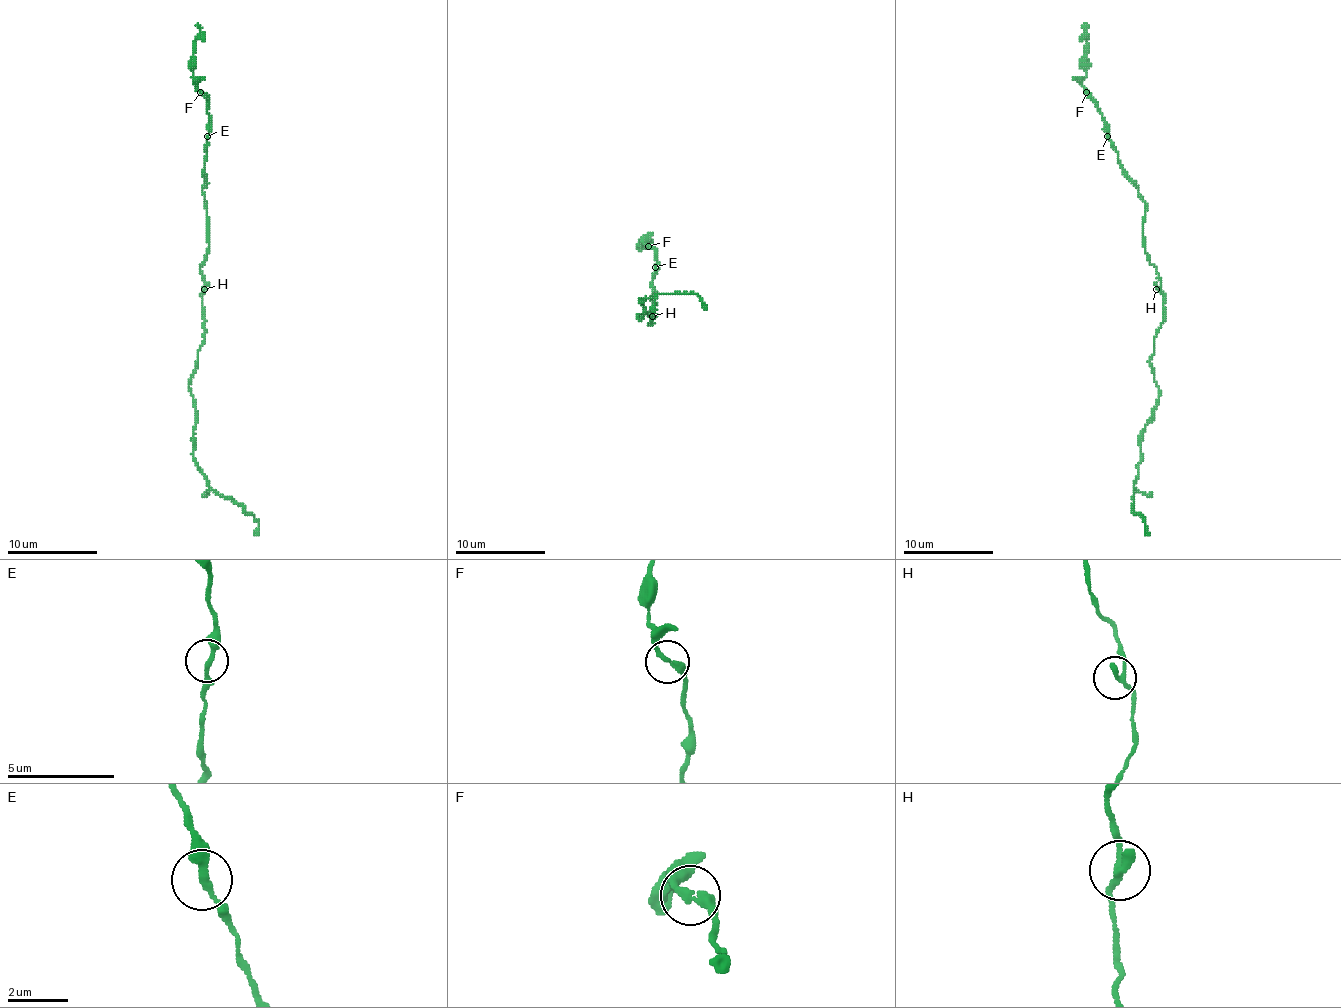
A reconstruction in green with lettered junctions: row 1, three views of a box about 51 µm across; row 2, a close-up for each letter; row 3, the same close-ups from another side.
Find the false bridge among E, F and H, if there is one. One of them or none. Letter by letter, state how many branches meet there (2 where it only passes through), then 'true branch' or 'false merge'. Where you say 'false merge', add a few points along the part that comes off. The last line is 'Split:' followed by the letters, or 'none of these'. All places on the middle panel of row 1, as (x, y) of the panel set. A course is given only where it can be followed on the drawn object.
E: branches 2; true branch
F: branches 2; true branch
H: branches 2; true branch
Split: none of these

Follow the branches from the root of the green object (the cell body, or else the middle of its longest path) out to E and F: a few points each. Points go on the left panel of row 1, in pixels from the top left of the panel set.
E: (204, 287), (200, 267), (209, 251), (207, 201), (202, 192), (207, 136)
F: (204, 287), (200, 267), (209, 251), (207, 201), (202, 192), (209, 113), (207, 100), (200, 93)

